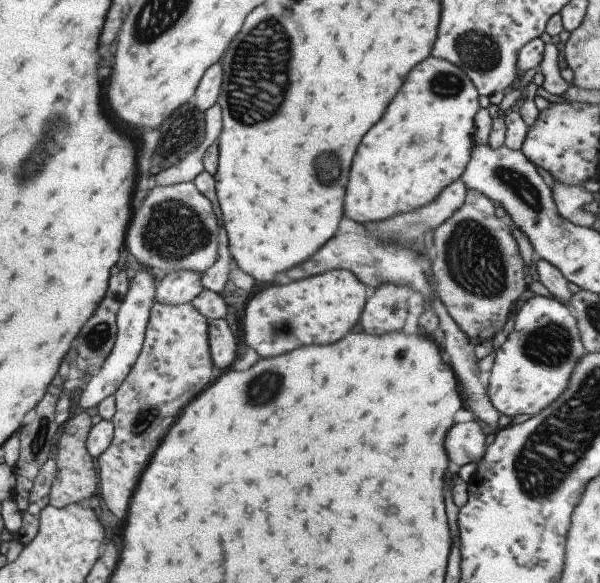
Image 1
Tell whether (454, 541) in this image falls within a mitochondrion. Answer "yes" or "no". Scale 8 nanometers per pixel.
no

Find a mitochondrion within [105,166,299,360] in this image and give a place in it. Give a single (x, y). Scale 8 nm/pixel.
(172, 230)

